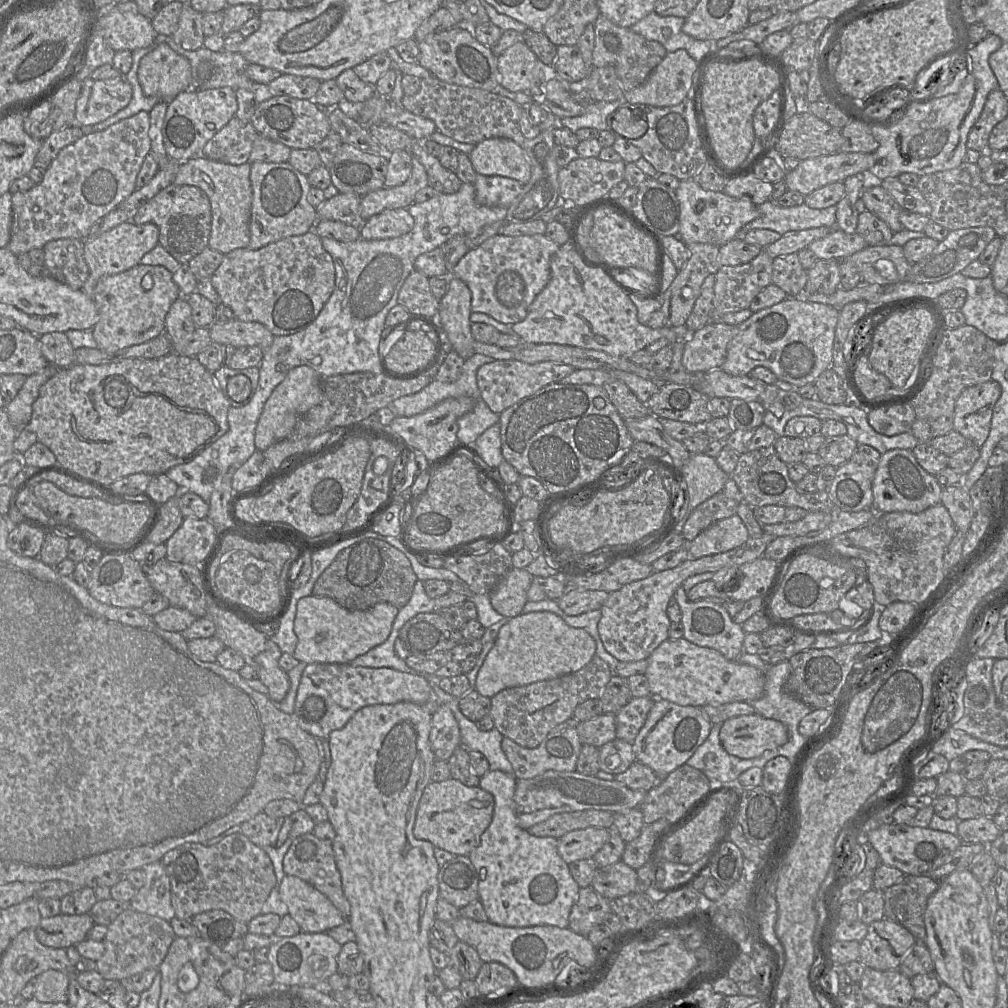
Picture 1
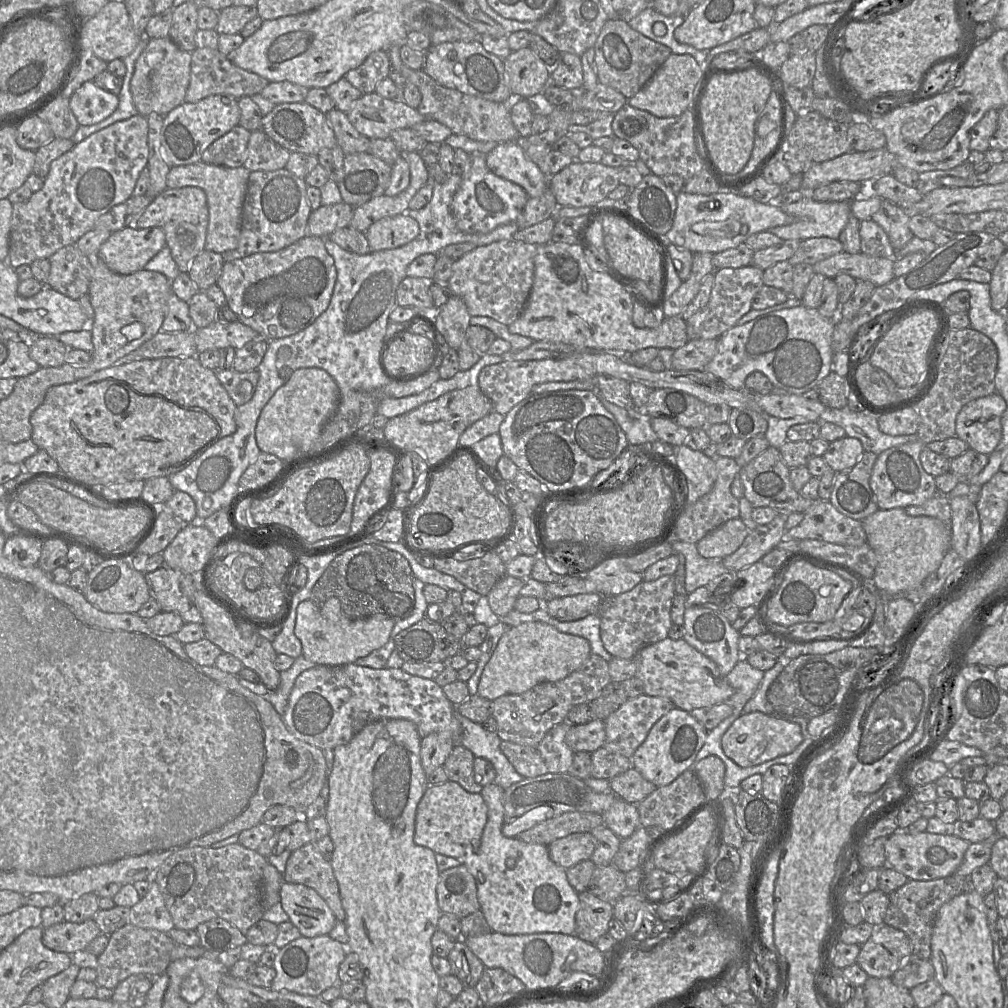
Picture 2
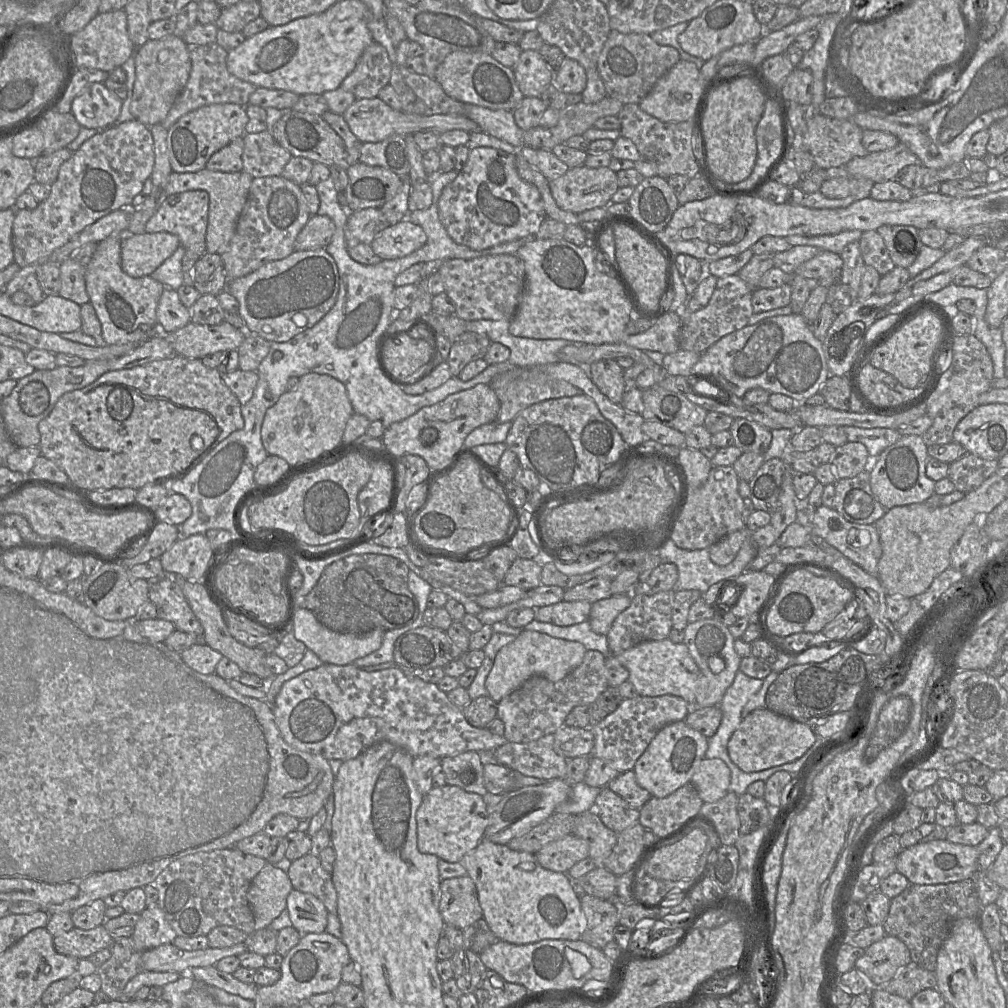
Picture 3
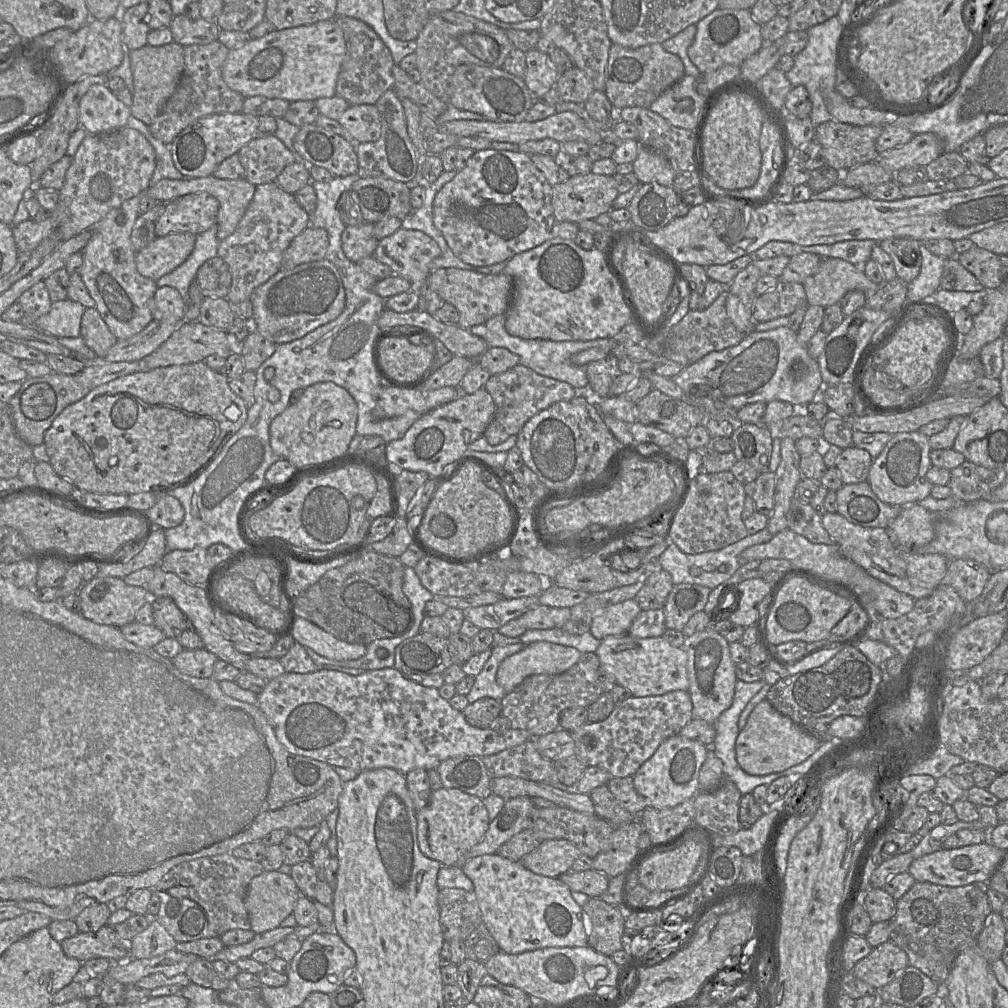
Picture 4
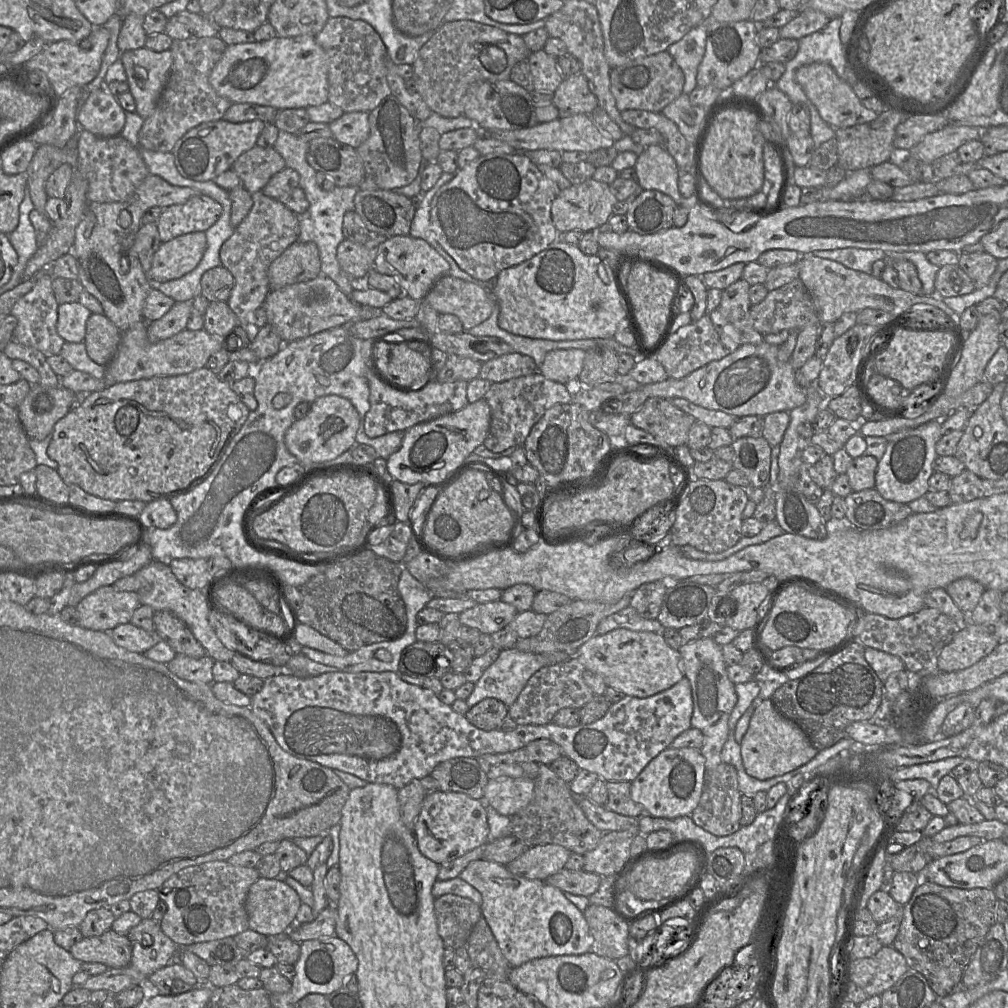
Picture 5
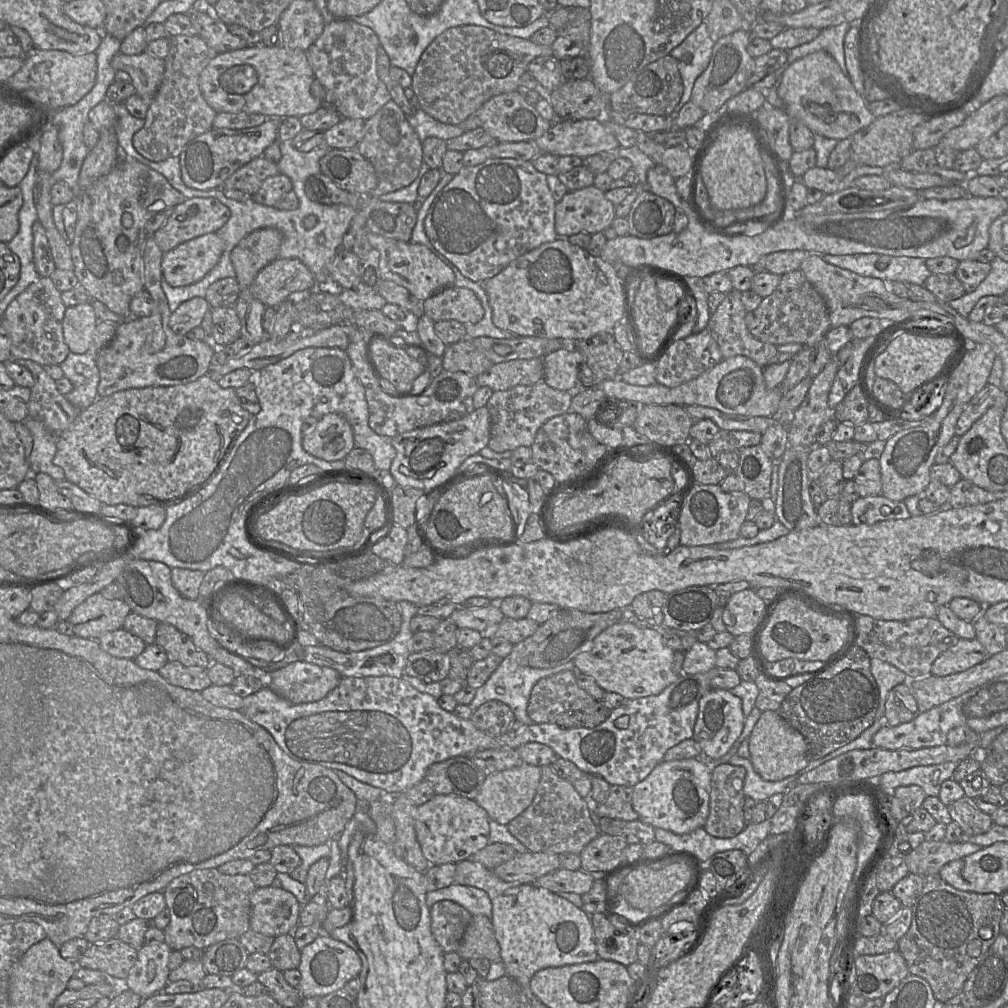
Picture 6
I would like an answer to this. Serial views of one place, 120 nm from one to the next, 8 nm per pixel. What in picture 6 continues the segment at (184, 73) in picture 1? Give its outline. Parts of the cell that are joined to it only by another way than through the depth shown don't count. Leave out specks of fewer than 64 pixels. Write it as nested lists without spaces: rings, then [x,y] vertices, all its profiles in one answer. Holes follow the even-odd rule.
[[[147,50],[138,55],[125,55],[118,52],[112,58],[115,71],[125,71],[131,77],[136,94],[149,102],[161,85],[165,71],[165,61]]]

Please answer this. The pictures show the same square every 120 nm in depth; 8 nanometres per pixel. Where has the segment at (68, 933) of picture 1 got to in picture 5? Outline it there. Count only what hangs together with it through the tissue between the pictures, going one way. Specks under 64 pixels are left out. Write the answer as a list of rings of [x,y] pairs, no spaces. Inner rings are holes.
[[[112,928],[94,937],[83,937],[69,949],[70,954],[83,962],[97,962],[108,968],[122,968],[130,965],[132,942],[127,935]]]

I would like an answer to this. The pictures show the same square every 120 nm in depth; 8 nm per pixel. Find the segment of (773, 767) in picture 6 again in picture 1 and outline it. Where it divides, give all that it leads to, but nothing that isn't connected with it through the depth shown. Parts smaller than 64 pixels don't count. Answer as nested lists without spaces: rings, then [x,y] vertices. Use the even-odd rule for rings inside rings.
[[[754,713],[722,722],[719,739],[728,754],[751,759],[784,745],[788,741],[788,730],[782,722]]]

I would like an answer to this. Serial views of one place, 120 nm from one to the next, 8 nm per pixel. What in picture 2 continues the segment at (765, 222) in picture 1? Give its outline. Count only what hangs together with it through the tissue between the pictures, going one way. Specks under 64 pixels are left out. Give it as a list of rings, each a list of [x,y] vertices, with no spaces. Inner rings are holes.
[[[805,194],[797,202],[779,206],[796,219],[789,225],[767,230],[782,240],[805,240],[813,237],[838,239],[851,211],[851,201],[818,202],[809,194]]]

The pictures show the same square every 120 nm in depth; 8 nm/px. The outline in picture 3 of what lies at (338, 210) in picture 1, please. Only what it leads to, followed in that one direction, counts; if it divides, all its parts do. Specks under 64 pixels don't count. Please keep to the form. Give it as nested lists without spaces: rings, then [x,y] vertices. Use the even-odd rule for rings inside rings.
[[[311,215],[295,239],[294,250],[325,249],[331,242],[335,229],[334,222],[328,216]]]

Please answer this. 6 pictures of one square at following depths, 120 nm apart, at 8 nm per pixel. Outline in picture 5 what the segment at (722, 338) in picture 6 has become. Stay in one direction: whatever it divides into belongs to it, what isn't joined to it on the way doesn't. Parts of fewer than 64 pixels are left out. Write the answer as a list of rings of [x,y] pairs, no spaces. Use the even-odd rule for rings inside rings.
[[[739,279],[725,290],[719,305],[721,314],[731,323],[737,334],[738,345],[761,344],[765,338],[752,324],[749,299],[750,284]]]

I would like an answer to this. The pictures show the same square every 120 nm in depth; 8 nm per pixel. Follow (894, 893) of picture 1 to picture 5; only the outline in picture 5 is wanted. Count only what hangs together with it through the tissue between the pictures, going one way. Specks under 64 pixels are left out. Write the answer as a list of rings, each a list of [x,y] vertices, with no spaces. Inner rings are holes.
[[[921,880],[912,897],[902,907],[902,920],[892,946],[905,958],[909,969],[922,974],[938,998],[953,992],[961,982],[966,967],[996,921],[997,897],[994,889],[961,889]]]

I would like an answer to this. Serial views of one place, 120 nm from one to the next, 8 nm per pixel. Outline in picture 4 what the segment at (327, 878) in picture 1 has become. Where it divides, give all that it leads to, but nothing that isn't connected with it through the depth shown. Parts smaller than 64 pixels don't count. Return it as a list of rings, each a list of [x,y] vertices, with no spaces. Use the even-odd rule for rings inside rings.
[[[310,860],[293,865],[290,876],[302,894],[326,906],[332,906],[334,890],[326,880],[318,877]]]

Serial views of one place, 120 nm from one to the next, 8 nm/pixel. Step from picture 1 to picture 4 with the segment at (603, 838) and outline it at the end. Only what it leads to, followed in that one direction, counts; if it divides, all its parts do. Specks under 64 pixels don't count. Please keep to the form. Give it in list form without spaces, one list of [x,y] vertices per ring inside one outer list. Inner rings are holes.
[[[545,840],[519,861],[528,870],[547,877],[559,877],[571,869],[580,850],[569,840]]]

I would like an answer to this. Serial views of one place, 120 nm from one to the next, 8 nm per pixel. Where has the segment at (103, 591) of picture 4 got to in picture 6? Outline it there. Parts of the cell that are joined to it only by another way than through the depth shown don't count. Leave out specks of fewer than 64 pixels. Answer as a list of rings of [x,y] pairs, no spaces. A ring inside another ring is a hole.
[[[99,592],[79,604],[68,620],[74,635],[98,640],[105,633],[123,628],[130,612],[124,599],[107,599]]]

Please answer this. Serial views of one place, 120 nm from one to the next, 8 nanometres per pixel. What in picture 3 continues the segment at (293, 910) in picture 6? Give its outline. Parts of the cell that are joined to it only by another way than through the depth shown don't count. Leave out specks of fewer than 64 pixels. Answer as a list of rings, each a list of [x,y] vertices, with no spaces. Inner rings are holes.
[[[267,862],[250,883],[247,899],[255,918],[255,930],[269,927],[287,909],[287,897],[293,890],[288,874]]]

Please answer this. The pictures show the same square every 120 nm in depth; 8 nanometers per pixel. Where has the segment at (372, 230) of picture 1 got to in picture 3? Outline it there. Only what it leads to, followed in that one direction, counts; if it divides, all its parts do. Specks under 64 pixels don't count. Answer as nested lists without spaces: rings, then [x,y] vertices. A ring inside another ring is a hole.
[[[402,220],[377,234],[370,246],[382,260],[389,260],[411,254],[421,248],[426,241],[426,234],[419,225]]]

